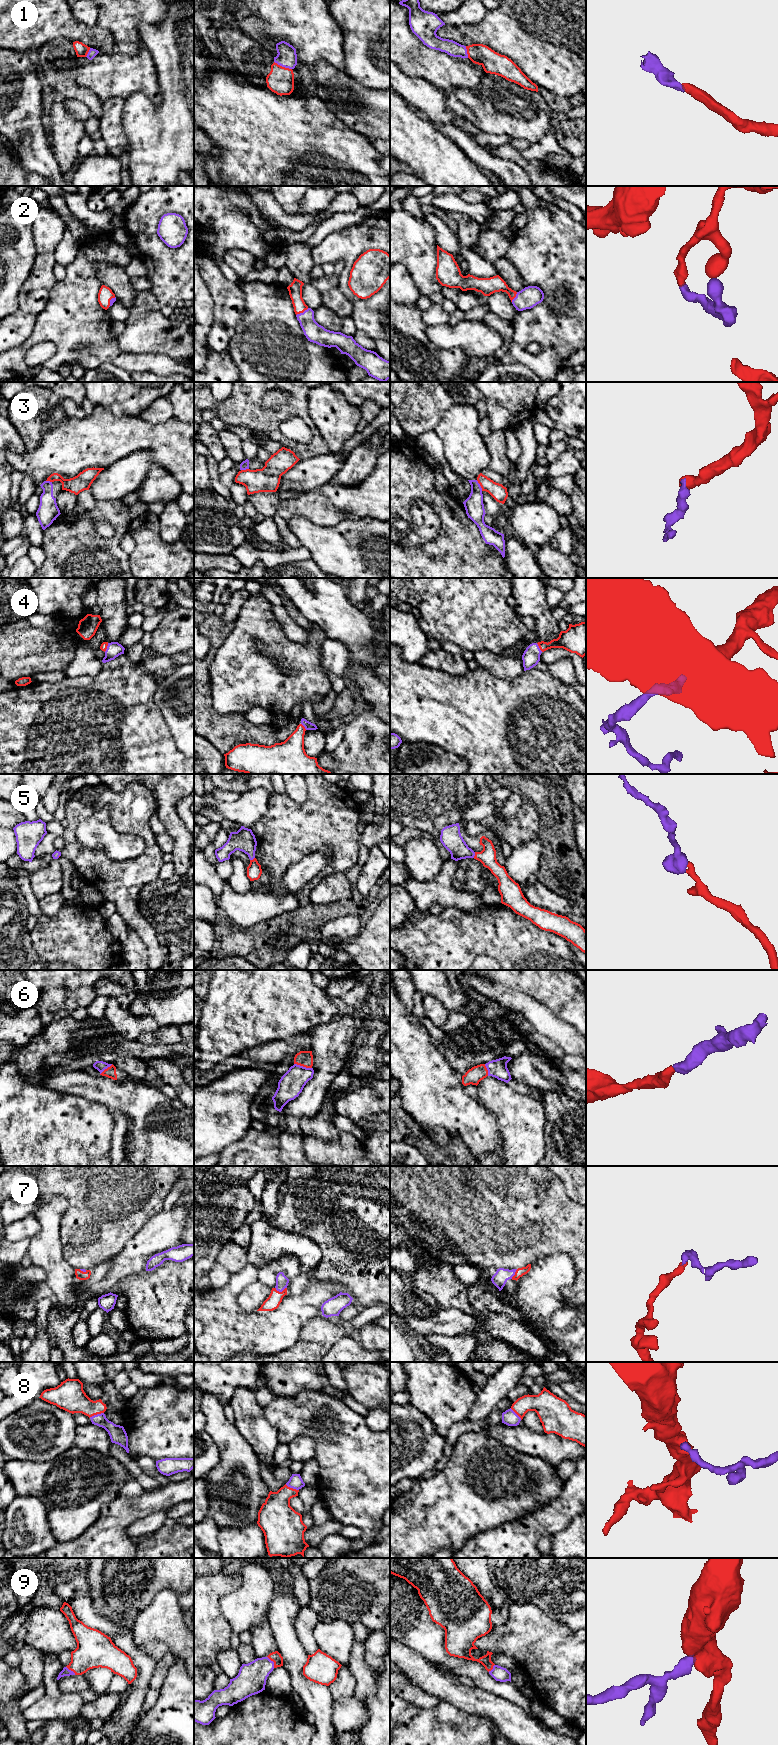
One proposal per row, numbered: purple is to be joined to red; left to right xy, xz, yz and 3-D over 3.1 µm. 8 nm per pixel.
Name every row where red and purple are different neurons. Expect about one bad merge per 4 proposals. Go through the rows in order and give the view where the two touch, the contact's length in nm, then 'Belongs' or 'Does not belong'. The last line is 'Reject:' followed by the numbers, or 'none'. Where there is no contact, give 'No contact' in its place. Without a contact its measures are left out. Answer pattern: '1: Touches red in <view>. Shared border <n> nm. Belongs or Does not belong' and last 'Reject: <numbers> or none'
1: Touches red in xz. Shared border 160 nm. Belongs
2: Touches red in xz. Shared border 120 nm. Belongs
3: Touches red in yz. Shared border 100 nm. Does not belong
4: Touches red in yz. Shared border 90 nm. Belongs
5: Touches red in yz. Shared border 50 nm. Belongs
6: Touches red in xz. Shared border 150 nm. Belongs
7: Touches red in xz. Shared border 100 nm. Belongs
8: Touches red in xy. Shared border 130 nm. Belongs
9: Touches red in xz. Shared border 110 nm. Belongs
Reject: 3

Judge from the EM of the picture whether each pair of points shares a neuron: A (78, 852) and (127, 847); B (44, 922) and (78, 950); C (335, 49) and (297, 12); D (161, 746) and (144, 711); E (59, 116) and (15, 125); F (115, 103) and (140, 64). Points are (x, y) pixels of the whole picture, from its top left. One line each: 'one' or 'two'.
A: two
B: one
C: one
D: one
E: two
F: two

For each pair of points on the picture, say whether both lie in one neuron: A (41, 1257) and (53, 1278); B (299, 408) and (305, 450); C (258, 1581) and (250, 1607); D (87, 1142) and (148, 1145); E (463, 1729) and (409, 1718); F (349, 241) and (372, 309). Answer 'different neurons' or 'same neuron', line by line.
A: same neuron
B: same neuron
C: same neuron
D: different neurons
E: same neuron
F: same neuron

